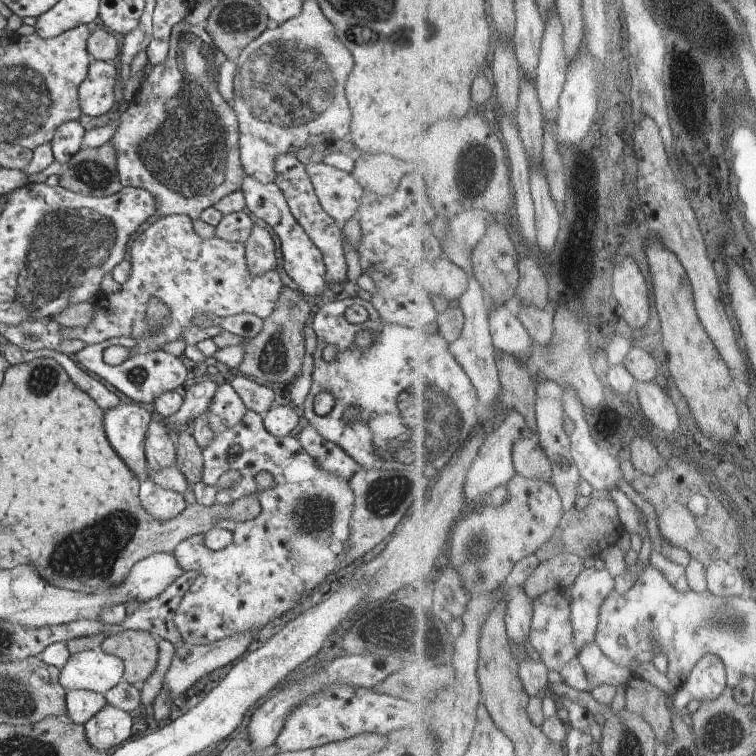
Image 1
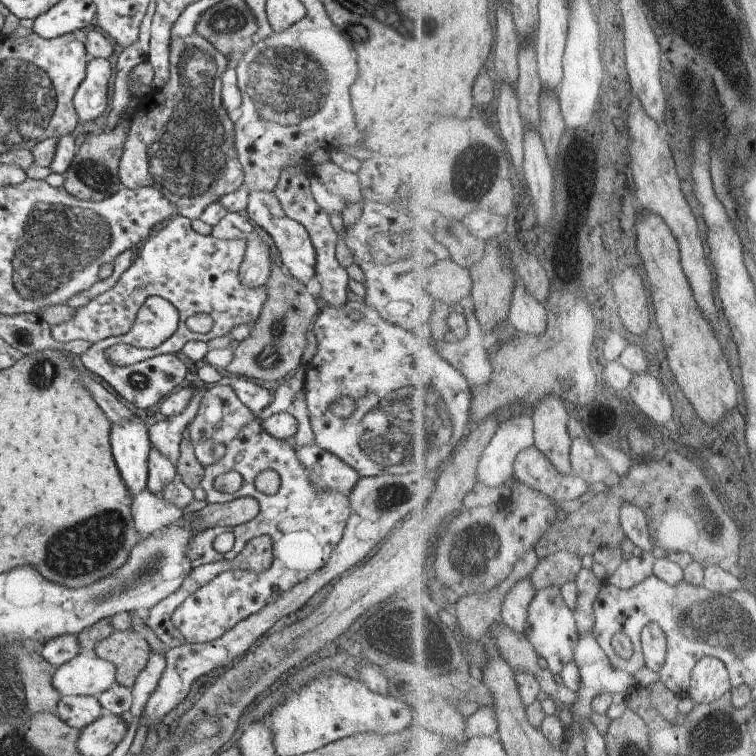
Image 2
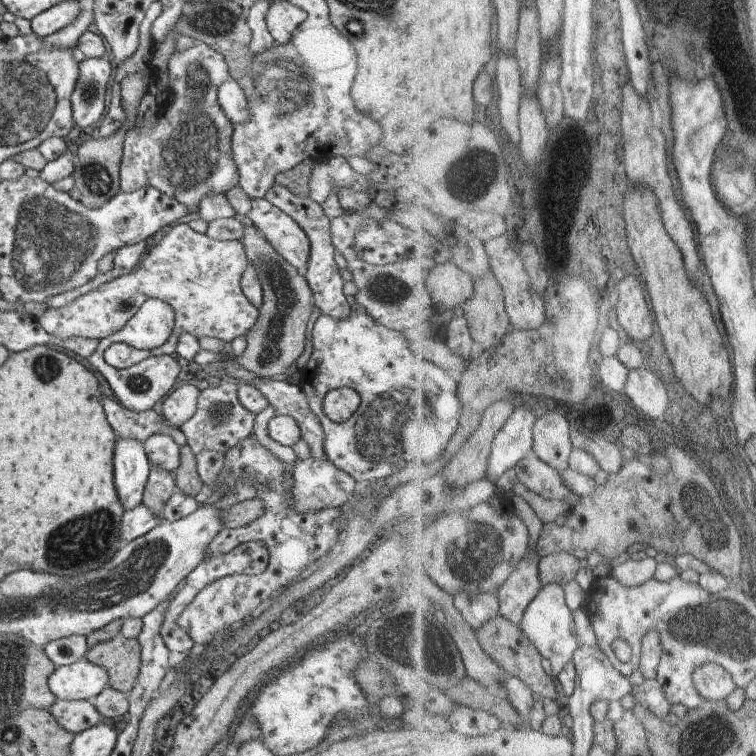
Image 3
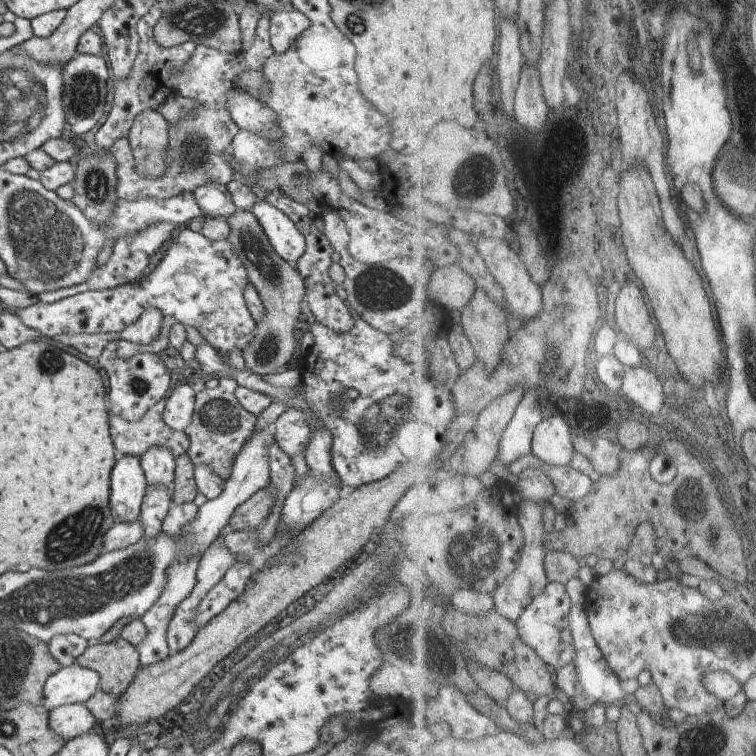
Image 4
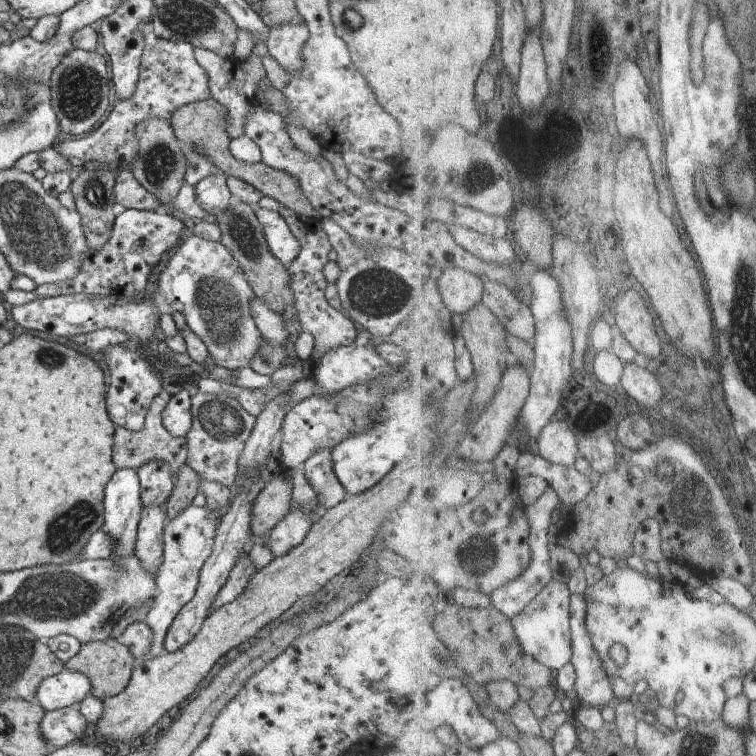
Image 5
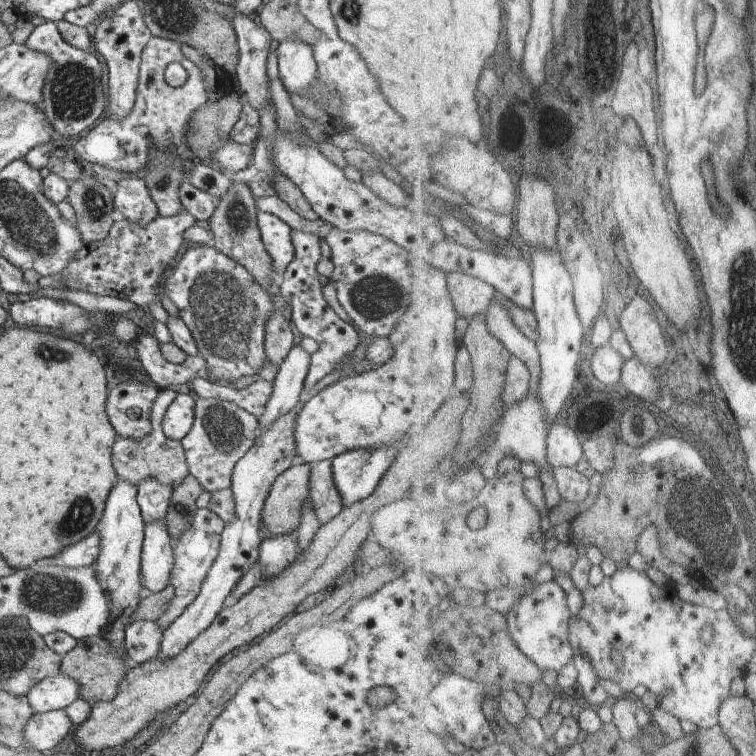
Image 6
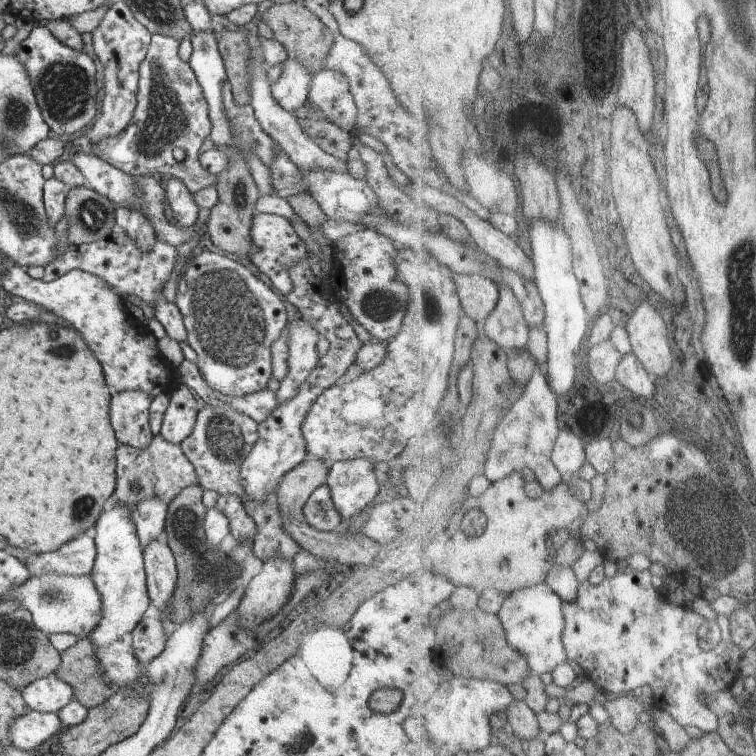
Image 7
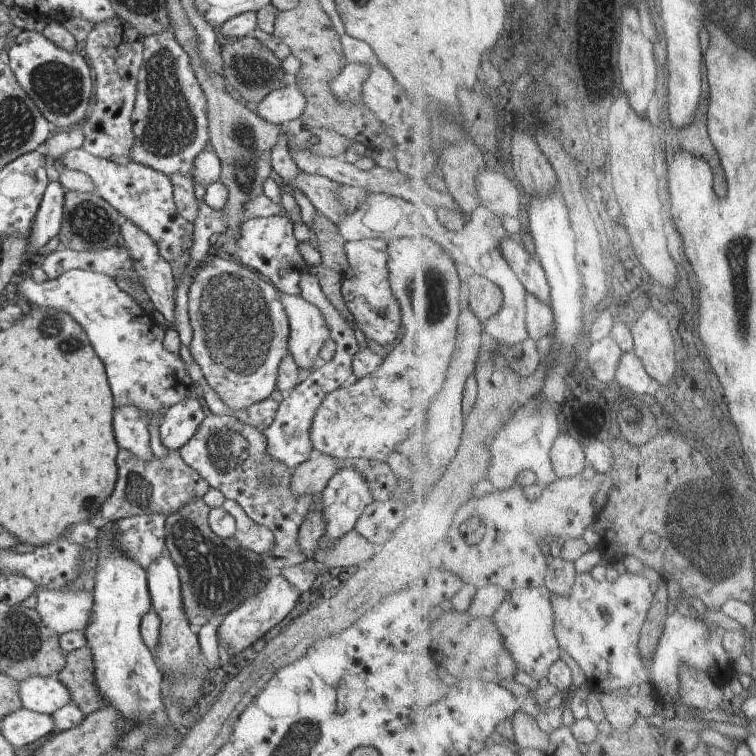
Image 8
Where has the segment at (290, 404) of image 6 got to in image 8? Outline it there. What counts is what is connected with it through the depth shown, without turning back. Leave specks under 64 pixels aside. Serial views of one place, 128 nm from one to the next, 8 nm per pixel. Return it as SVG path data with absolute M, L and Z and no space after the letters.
M300 293L280 294L289 320L289 351L304 377L317 366L319 350L331 337L330 329L320 309Z

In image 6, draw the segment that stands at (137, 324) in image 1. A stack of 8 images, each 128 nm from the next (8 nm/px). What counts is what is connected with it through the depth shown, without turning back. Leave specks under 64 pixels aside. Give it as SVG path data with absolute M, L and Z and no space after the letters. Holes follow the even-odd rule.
M215 246L189 247L166 280L163 296L169 297L179 308L178 317L190 330L199 350L198 354L207 362L210 382L234 387L242 377L251 376L258 379L261 368L268 362L265 353L265 328L268 319L274 312L279 311L280 304L277 299L268 295L268 291L255 281L244 266ZM32 297L27 301L18 301L11 304L8 315L18 326L28 328L54 328L66 334L83 333L92 324L90 316L81 307L68 301L56 300L47 297Z

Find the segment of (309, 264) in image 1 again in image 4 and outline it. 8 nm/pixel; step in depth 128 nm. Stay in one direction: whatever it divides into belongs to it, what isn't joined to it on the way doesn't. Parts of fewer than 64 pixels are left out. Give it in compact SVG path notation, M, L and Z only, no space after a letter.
M266 200L256 201L251 208L254 216L261 224L272 248L290 265L305 253L306 241L304 235L296 228L296 225L275 206Z

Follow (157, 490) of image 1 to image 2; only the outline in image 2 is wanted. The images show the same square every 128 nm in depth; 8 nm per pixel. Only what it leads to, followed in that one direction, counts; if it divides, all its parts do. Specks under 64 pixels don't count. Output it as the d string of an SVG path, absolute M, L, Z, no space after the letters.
M146 488L133 498L131 513L135 531L140 537L145 538L178 521L184 511L166 501L162 494L152 494Z

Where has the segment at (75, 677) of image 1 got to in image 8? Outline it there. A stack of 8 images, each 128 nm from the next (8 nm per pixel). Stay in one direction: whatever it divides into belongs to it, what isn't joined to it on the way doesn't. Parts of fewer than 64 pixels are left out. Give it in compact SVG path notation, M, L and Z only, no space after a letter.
M31 676L19 682L19 697L24 708L51 715L71 702L67 686L57 676Z

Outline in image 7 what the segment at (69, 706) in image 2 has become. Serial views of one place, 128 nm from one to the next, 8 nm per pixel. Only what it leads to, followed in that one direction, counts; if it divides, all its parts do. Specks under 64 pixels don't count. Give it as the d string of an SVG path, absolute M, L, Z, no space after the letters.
M28 708L9 726L10 745L35 752L36 746L52 738L63 727L57 713L41 713Z

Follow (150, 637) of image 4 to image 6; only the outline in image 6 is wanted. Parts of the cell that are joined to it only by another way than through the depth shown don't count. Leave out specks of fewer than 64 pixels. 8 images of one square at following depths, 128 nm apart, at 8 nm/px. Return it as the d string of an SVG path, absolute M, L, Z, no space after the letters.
M208 507L199 508L196 511L191 528L181 535L177 541L172 541L172 548L175 552L175 565L170 573L169 584L175 588L175 593L168 610L156 620L160 626L168 628L169 624L174 622L200 594L201 584L207 577L207 572L210 570L214 559L218 556L219 542L224 527L224 521L216 513L210 511Z

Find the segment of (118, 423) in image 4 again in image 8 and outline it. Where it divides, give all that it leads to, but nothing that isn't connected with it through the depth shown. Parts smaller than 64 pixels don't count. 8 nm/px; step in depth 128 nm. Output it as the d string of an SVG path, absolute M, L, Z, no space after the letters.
M119 449L116 456L117 481L109 498L103 502L98 522L113 522L124 517L163 514L168 518L190 501L202 499L209 484L201 474L188 466L179 451L169 450L162 459L153 458L149 463L136 458L128 450Z

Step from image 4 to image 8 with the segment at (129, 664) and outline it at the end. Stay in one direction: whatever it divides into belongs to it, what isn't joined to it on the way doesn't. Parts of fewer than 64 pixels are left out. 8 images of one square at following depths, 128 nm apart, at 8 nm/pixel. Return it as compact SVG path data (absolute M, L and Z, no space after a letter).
M88 646L66 654L65 665L60 670L57 678L60 679L60 682L64 683L64 686L67 686L71 696L71 702L76 704L85 716L106 705L95 685L95 664Z

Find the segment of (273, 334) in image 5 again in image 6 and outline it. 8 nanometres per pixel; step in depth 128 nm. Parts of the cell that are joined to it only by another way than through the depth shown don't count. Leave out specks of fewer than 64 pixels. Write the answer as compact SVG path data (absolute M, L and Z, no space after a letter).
M279 311L274 312L265 328L265 353L268 362L279 367L293 344L294 334L289 321Z

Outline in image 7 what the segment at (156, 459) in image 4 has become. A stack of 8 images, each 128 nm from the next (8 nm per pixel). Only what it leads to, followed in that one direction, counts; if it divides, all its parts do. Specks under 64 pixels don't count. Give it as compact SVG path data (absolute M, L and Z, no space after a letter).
M153 497L142 501L131 514L141 547L147 547L153 540L164 536L167 504Z

